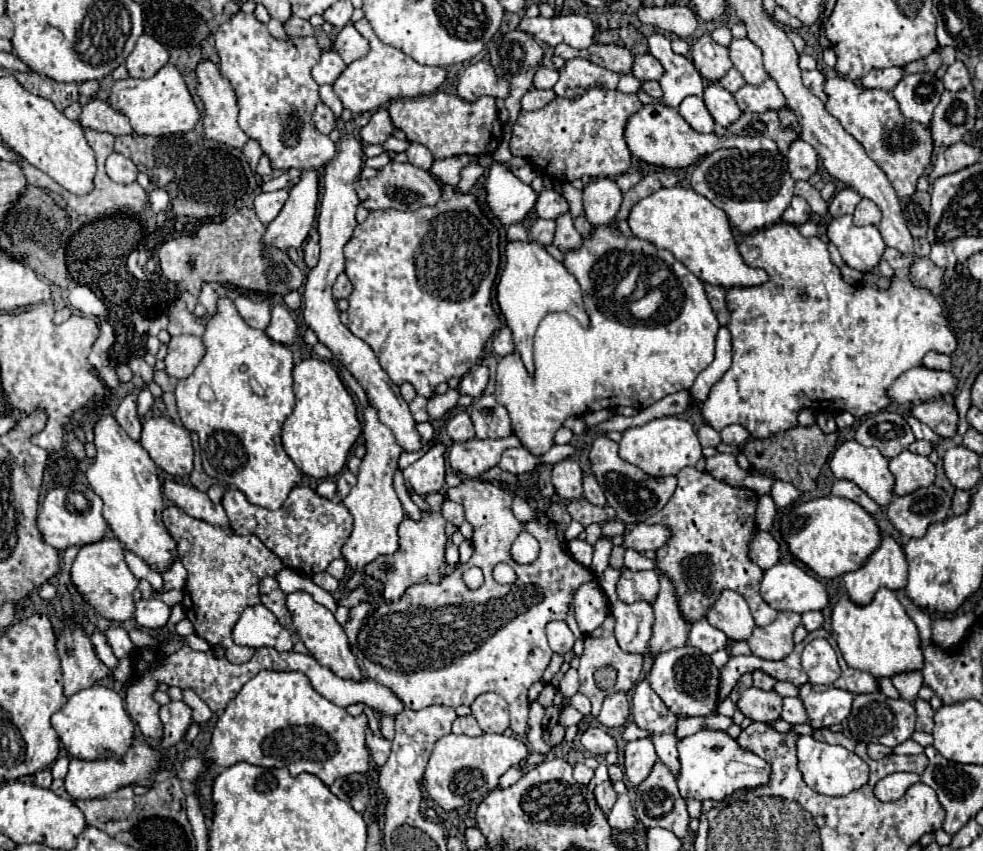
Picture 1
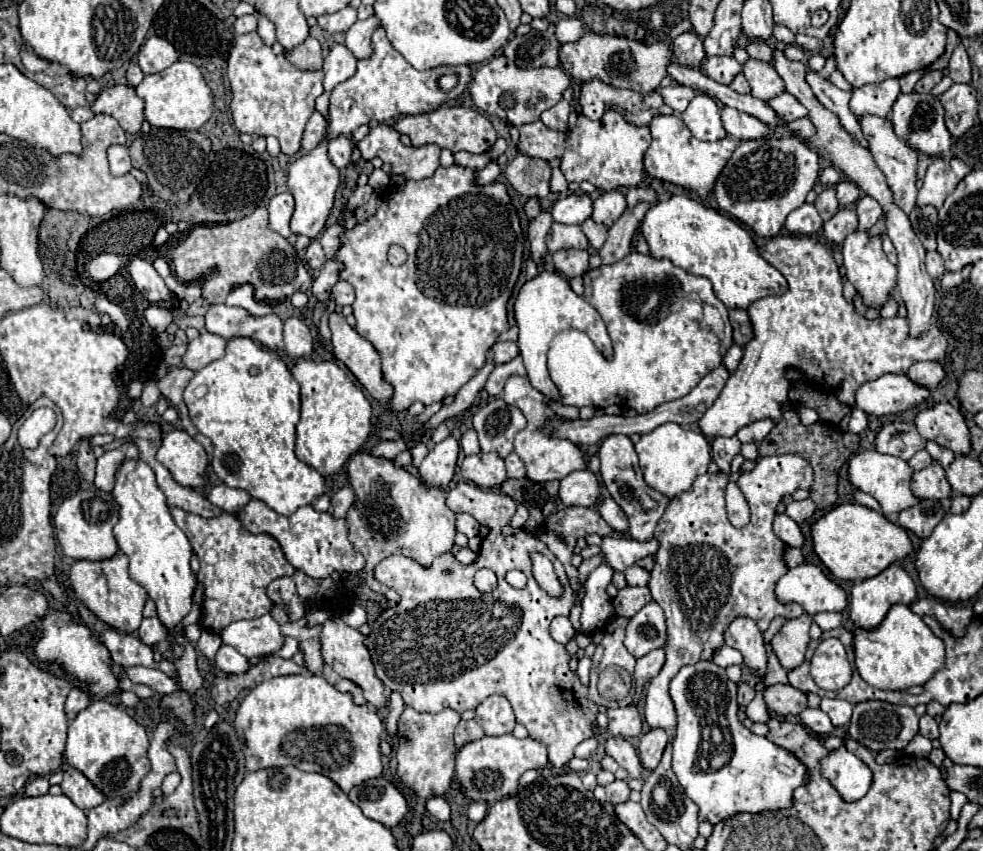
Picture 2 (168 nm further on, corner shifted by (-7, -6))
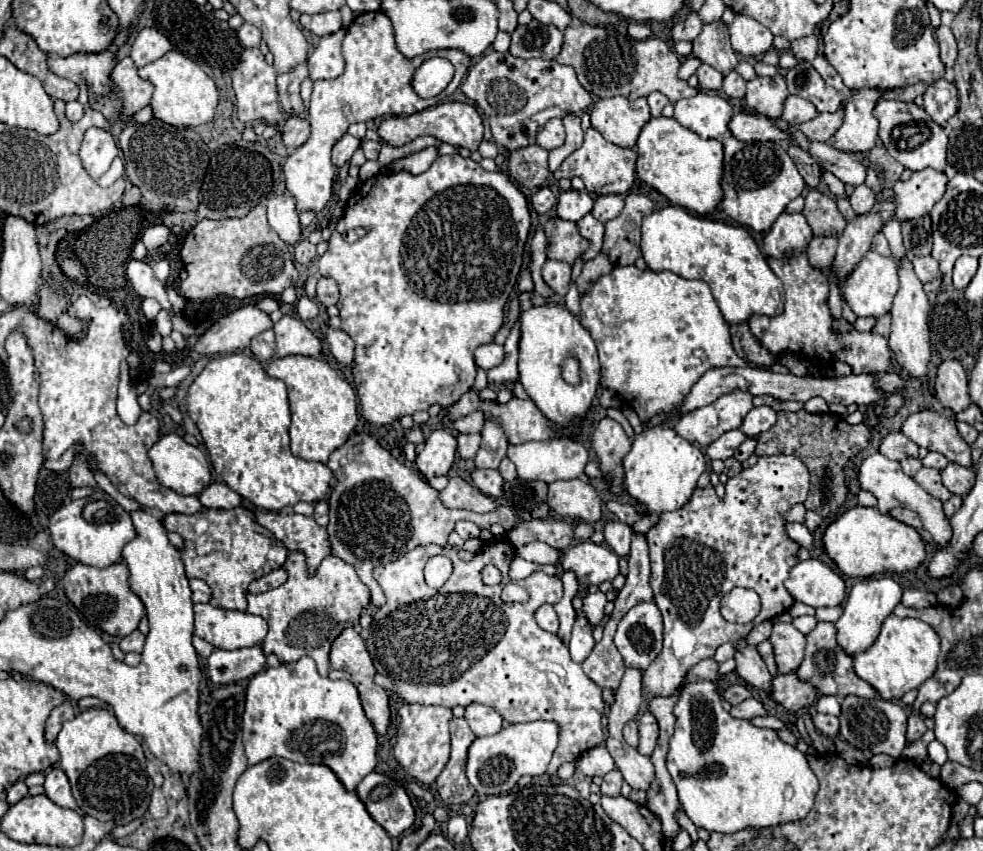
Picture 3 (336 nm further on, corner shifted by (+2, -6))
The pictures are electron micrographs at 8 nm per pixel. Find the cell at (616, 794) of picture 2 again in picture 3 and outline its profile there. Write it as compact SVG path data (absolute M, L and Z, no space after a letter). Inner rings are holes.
M612 769L610 773L604 775L602 779L602 785L600 785L600 791L602 795L610 795L610 797L618 797L620 795L620 787L622 787L624 779L622 779L622 773L618 769Z

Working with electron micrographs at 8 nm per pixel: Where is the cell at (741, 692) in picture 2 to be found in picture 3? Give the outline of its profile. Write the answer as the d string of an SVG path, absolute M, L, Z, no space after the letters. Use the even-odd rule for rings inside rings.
M730 685L730 687L722 693L722 699L728 701L730 705L738 705L738 703L742 703L742 701L748 699L748 697L752 697L752 693L750 693L750 689L748 689L746 685Z

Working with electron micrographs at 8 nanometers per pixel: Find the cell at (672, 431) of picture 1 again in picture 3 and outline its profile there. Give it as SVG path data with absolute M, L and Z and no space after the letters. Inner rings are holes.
M656 425L636 435L630 453L622 459L622 467L626 493L642 503L648 511L664 513L676 511L688 503L692 491L696 489L698 477L706 471L706 461L702 451L682 439L674 429L664 429Z

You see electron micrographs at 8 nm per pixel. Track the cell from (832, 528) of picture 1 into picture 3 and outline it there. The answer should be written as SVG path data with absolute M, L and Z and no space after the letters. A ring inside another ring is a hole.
M854 507L830 523L824 533L824 547L840 571L850 577L914 571L926 559L926 545L920 533L914 527L880 513L876 507Z

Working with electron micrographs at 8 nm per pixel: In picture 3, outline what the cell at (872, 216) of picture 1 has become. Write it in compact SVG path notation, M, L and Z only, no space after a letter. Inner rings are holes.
M858 185L858 187L854 189L854 193L850 195L850 205L852 205L852 209L854 209L858 215L870 213L872 207L874 207L874 203L876 203L876 195L874 195L874 191L872 191L870 187L866 187L866 185Z

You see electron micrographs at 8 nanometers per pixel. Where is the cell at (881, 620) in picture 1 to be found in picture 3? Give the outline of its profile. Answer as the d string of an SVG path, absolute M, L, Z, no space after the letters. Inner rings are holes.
M888 615L876 643L854 657L854 671L860 679L868 681L882 699L898 701L904 693L918 689L926 679L930 679L936 671L936 661L940 653L940 637L938 633L920 619L900 619L896 615Z

